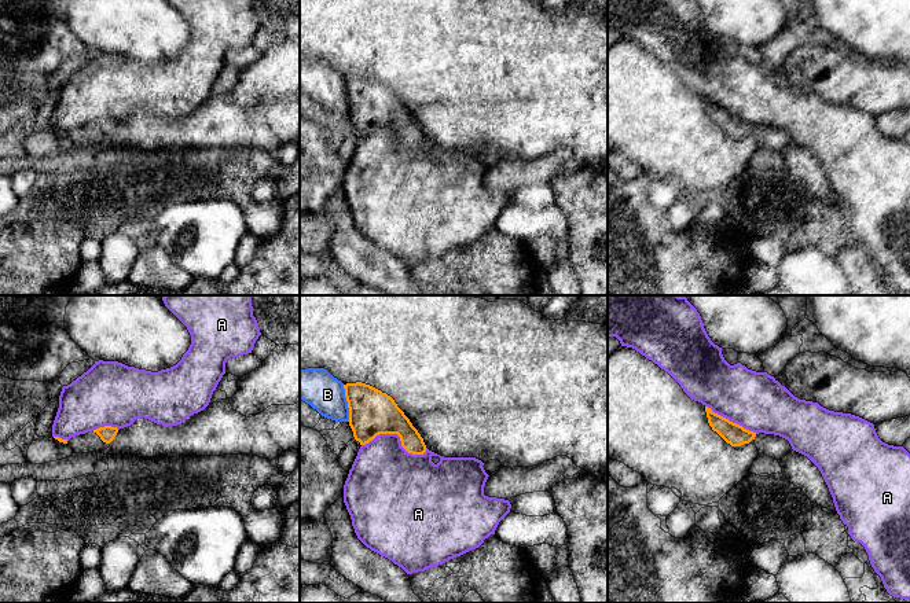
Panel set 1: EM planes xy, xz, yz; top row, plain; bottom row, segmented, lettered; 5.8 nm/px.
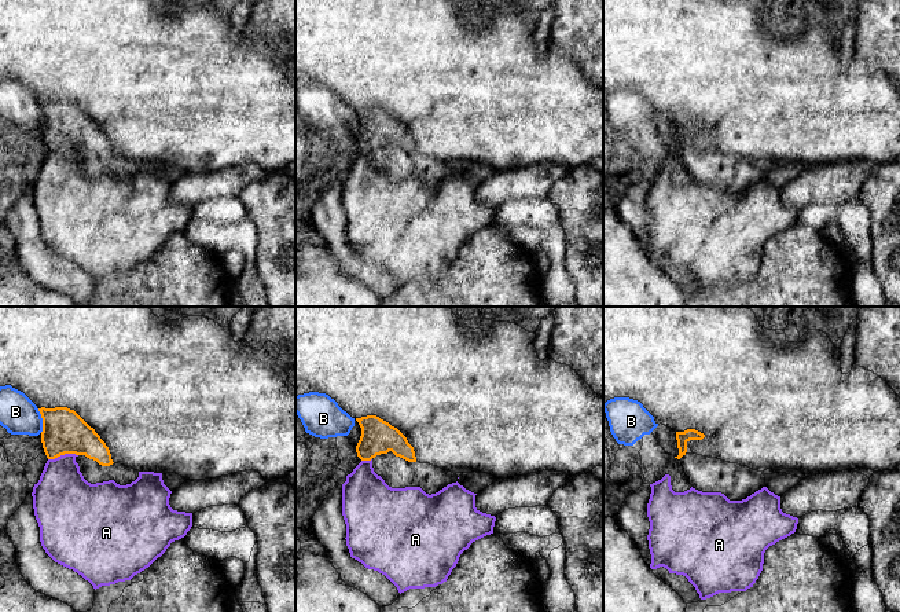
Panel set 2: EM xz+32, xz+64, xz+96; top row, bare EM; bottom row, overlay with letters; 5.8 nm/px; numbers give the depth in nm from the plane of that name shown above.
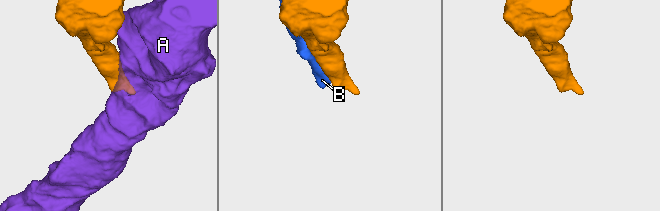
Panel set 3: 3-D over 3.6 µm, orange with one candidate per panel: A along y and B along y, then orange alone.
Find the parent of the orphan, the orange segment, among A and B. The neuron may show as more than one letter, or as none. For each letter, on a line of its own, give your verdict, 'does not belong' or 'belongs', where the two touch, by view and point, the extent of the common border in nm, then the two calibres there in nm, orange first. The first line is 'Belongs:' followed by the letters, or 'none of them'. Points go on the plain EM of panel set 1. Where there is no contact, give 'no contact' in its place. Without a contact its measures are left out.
Belongs: none of them
A: does not belong | xz (397, 127) | 380 nm | 280/380 nm
B: does not belong | xz (348, 95) | 220 nm | 280/220 nm

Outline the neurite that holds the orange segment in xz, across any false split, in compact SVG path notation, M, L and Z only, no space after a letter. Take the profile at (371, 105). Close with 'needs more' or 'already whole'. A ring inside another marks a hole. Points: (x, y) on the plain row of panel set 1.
M362 74L346 76L344 81L349 100L348 114L360 137L379 126L397 126L408 146L426 144L423 130L390 88Z | already whole

